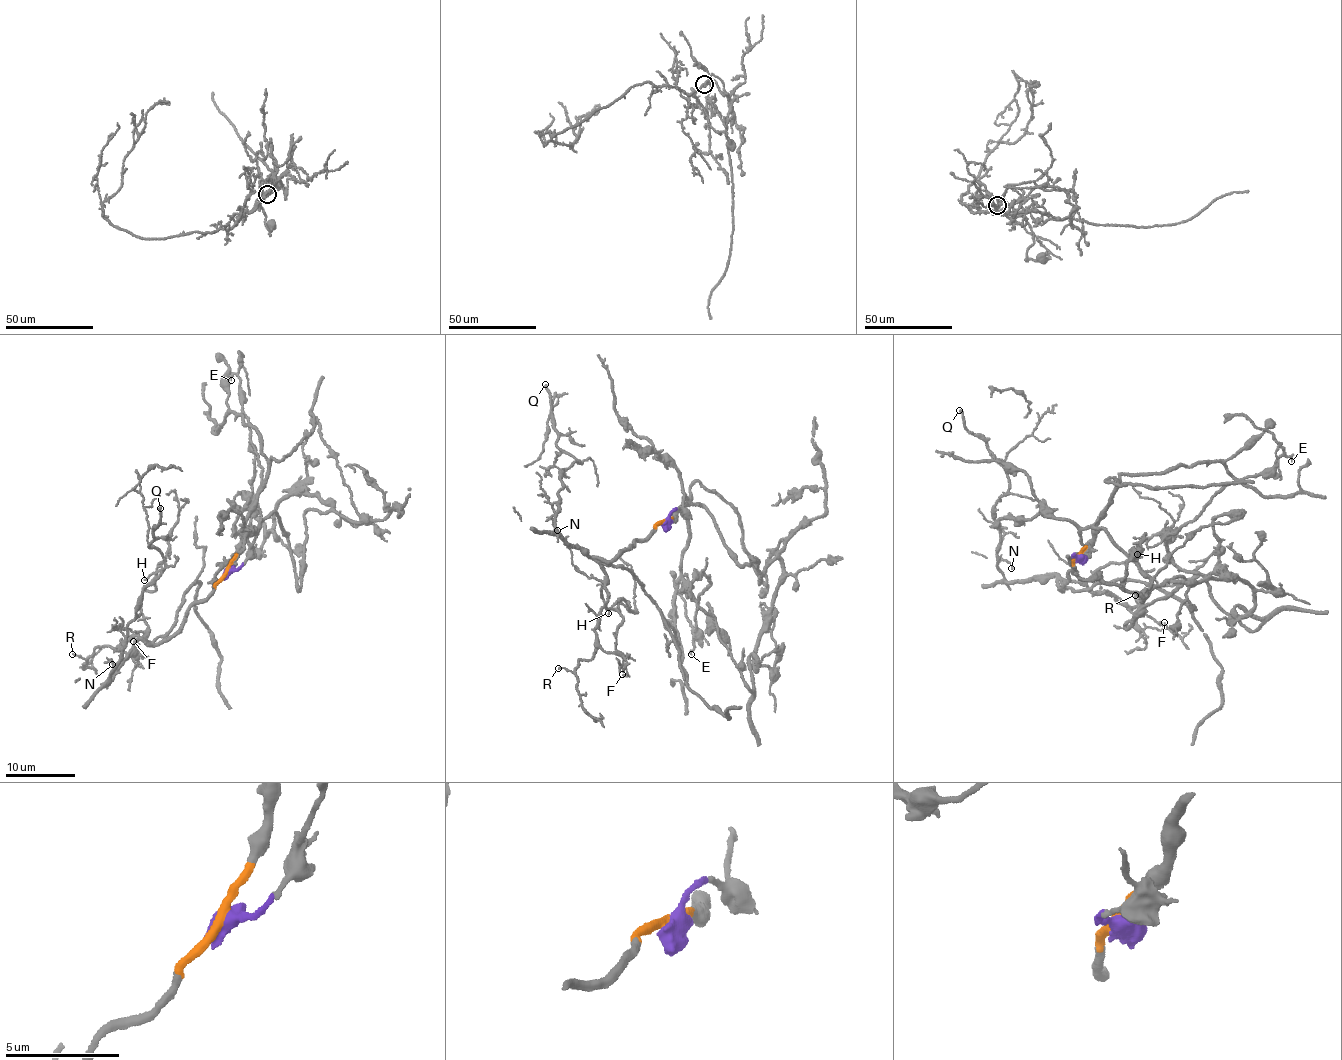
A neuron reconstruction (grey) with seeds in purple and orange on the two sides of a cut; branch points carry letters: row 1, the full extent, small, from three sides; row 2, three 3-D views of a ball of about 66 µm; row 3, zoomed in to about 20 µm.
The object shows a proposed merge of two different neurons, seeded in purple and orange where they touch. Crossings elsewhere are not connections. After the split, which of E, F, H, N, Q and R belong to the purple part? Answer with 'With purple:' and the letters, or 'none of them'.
With purple: E

